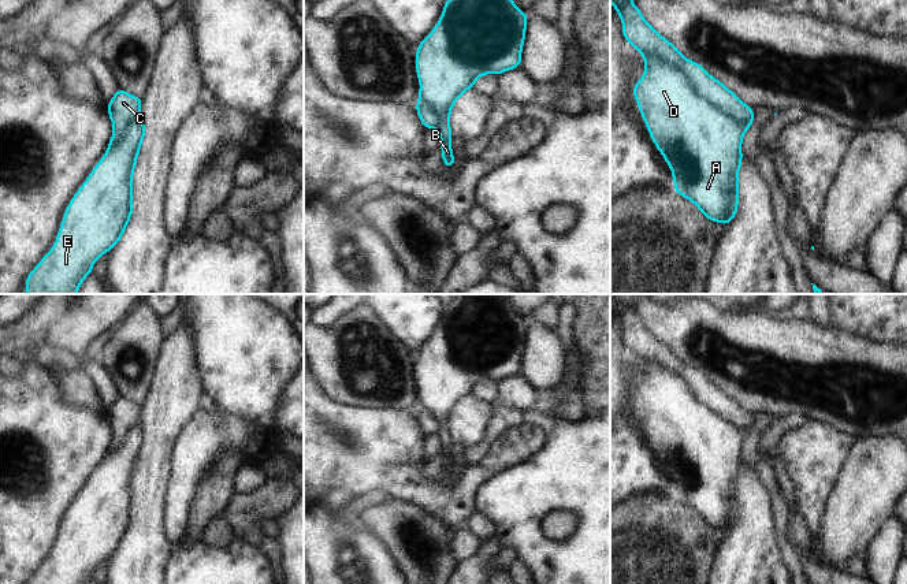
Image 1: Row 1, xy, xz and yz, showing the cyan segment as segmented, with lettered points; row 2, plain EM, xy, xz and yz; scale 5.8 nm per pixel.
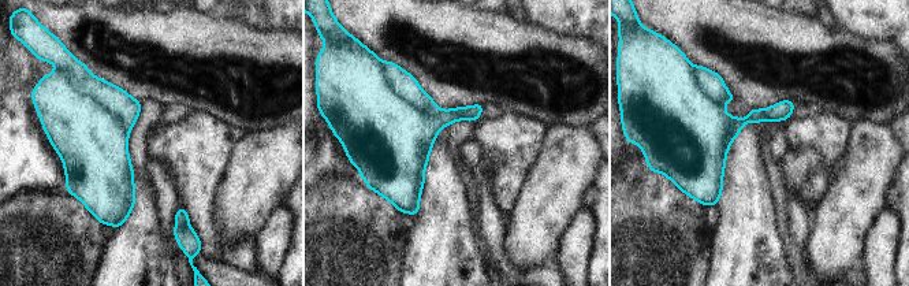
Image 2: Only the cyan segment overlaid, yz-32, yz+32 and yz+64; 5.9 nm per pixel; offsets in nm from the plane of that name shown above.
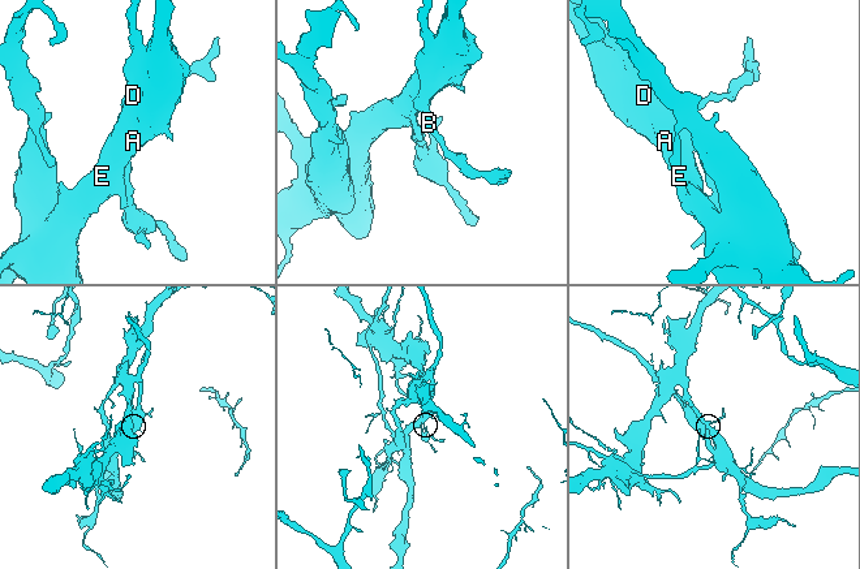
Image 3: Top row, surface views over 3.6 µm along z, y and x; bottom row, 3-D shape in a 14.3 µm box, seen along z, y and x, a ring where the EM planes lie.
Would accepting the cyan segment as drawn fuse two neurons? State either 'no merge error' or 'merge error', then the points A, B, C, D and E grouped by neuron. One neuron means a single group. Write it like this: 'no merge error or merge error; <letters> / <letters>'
merge error; A B D E / C

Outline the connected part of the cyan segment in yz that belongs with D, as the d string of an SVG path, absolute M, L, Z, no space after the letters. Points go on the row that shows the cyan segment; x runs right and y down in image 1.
M643 55L643 60L646 72L632 94L655 148L672 170L674 191L692 201L710 222L731 224L739 209L743 134L751 127L754 116L737 123L699 97L681 70L650 55Z

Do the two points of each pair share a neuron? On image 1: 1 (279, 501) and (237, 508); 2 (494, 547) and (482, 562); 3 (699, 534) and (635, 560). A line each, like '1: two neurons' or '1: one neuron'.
1: one neuron
2: one neuron
3: one neuron

